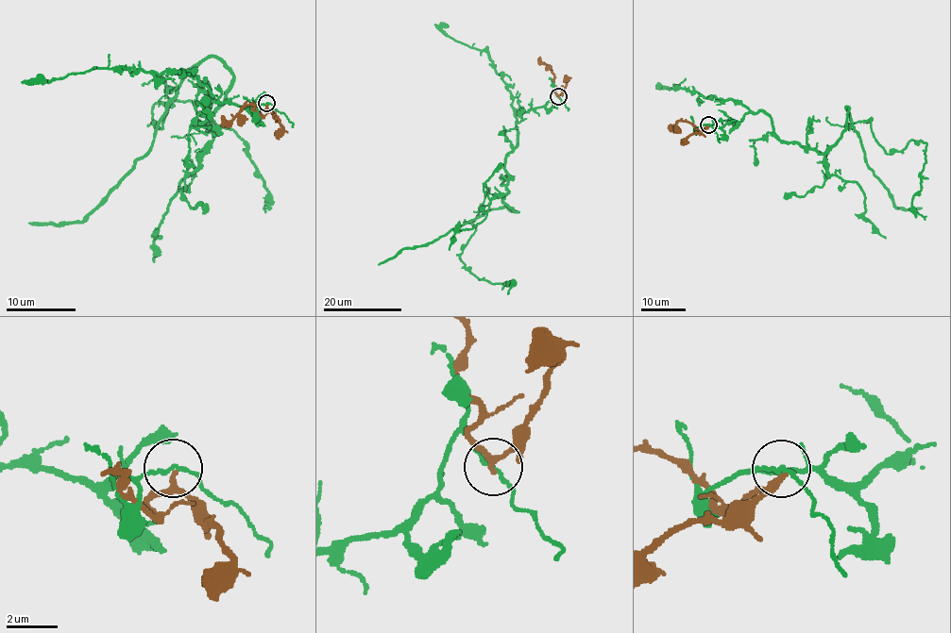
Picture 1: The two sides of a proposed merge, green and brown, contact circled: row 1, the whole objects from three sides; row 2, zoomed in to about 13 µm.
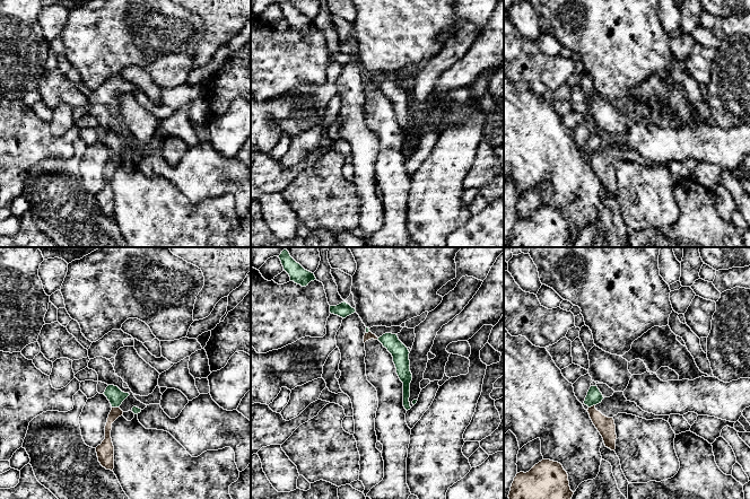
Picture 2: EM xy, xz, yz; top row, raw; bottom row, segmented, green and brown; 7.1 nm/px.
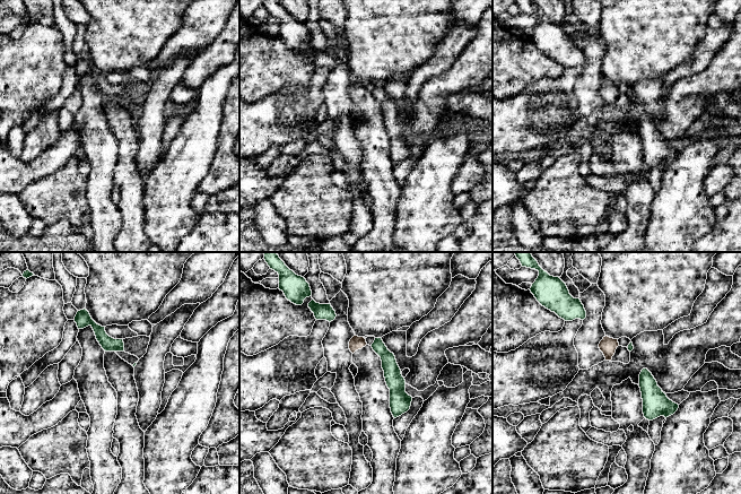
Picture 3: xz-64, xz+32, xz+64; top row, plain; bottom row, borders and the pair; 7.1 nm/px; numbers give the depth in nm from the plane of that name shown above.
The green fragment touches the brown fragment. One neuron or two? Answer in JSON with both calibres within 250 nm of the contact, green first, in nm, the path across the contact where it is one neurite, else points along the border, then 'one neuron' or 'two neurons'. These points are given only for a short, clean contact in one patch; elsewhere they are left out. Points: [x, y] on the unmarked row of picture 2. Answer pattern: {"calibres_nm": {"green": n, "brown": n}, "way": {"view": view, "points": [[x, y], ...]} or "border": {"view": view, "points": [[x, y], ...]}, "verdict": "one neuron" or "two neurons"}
{"calibres_nm": {"green": 120, "brown": 80}, "border": {"view": "xy", "points": [[112, 154], [118, 155]]}, "verdict": "two neurons"}

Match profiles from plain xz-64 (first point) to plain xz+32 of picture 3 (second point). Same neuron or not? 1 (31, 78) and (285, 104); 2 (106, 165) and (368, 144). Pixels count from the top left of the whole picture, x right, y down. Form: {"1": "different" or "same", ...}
{"1": "different", "2": "different"}

